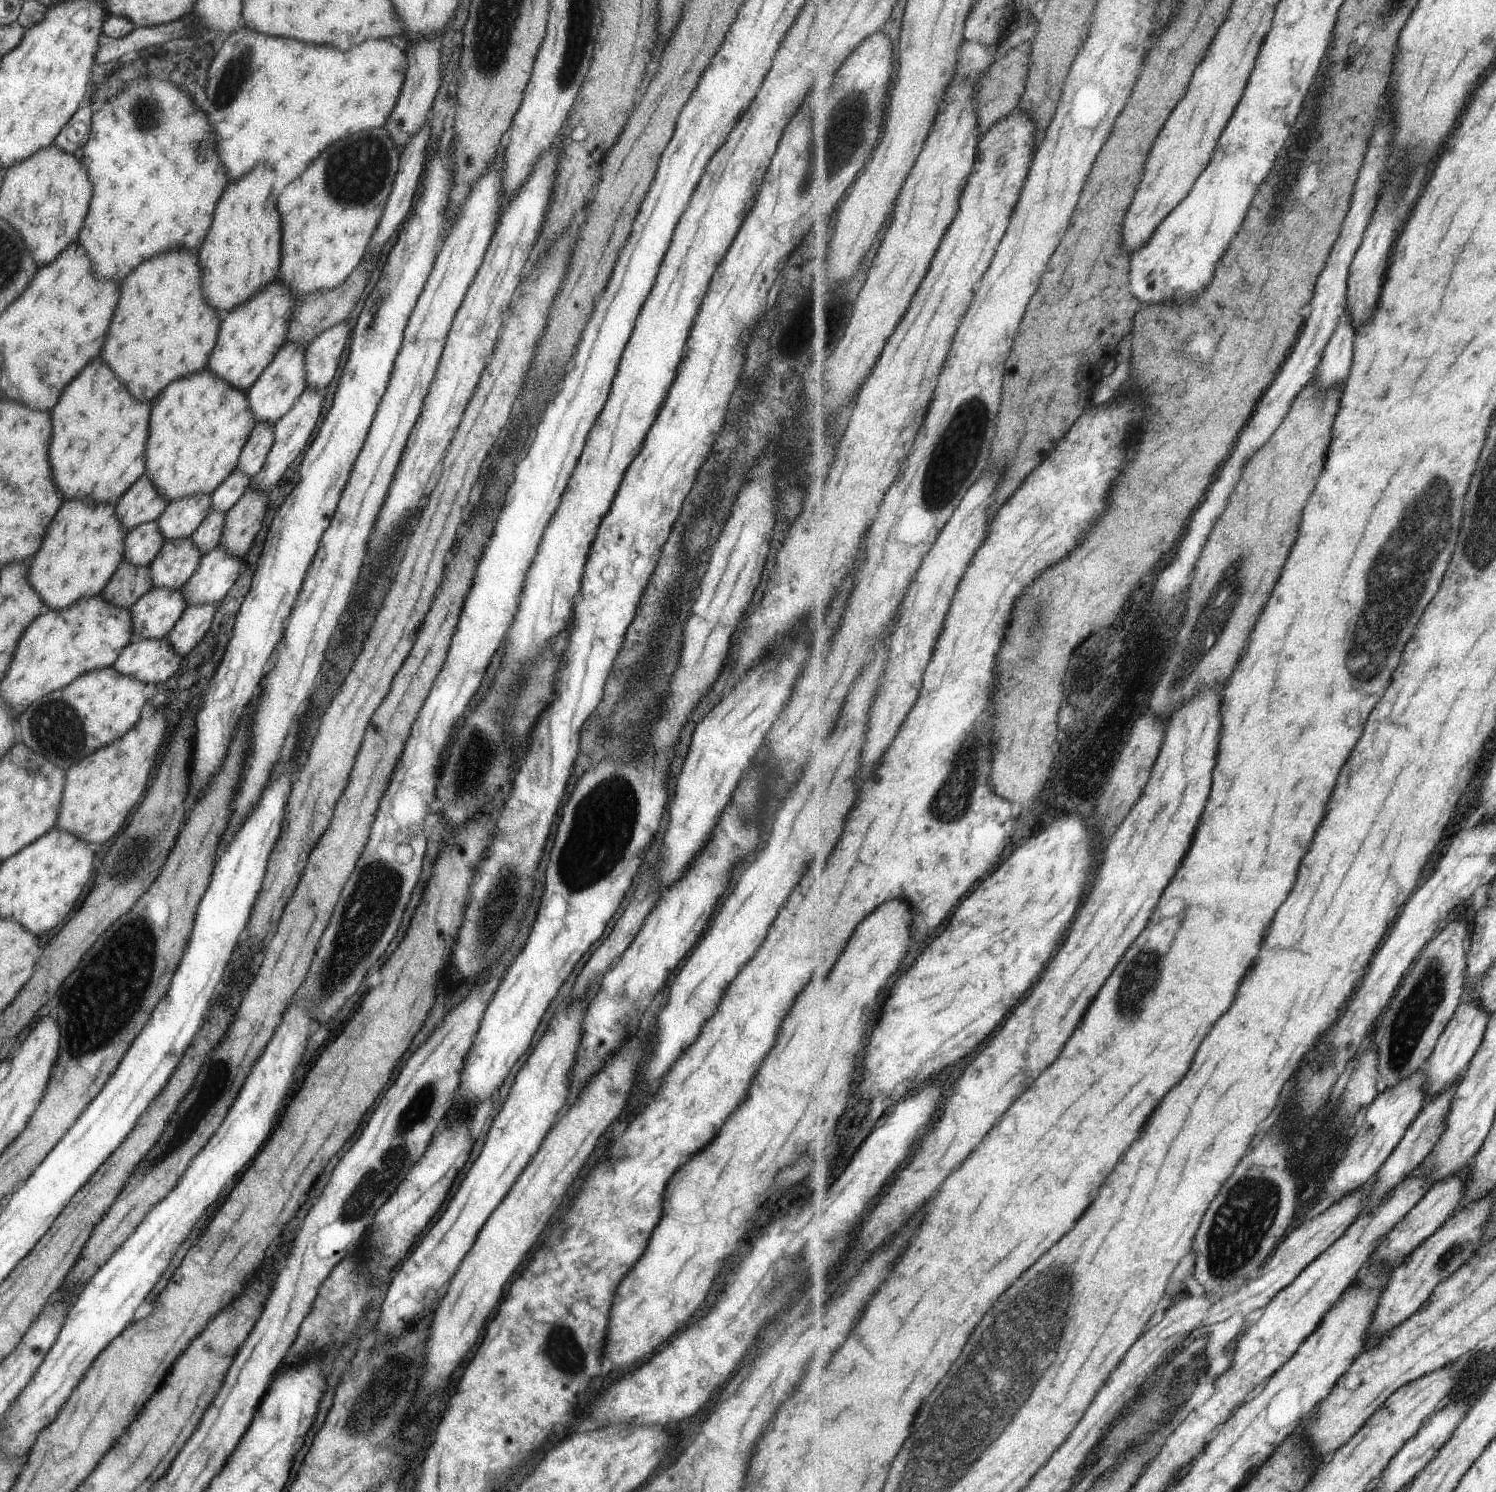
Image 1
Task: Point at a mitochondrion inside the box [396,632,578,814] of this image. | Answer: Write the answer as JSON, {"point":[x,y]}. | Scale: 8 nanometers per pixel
{"point":[477,759]}

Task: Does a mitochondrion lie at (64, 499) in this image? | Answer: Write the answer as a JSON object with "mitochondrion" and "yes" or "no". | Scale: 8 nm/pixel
{"mitochondrion":"no"}

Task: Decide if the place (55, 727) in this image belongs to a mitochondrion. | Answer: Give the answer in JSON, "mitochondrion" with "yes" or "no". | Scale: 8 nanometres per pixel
{"mitochondrion":"yes"}

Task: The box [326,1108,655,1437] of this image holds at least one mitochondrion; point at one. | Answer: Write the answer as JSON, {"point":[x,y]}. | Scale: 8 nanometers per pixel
{"point":[562,1349]}

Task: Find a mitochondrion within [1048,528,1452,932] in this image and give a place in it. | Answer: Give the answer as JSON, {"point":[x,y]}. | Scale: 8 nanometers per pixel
{"point":[1202,634]}

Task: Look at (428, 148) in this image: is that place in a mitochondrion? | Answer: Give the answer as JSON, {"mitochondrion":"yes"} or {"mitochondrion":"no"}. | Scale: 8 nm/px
{"mitochondrion":"no"}

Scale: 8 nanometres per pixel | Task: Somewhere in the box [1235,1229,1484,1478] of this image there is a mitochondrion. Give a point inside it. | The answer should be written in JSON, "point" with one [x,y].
{"point":[1449,1256]}

